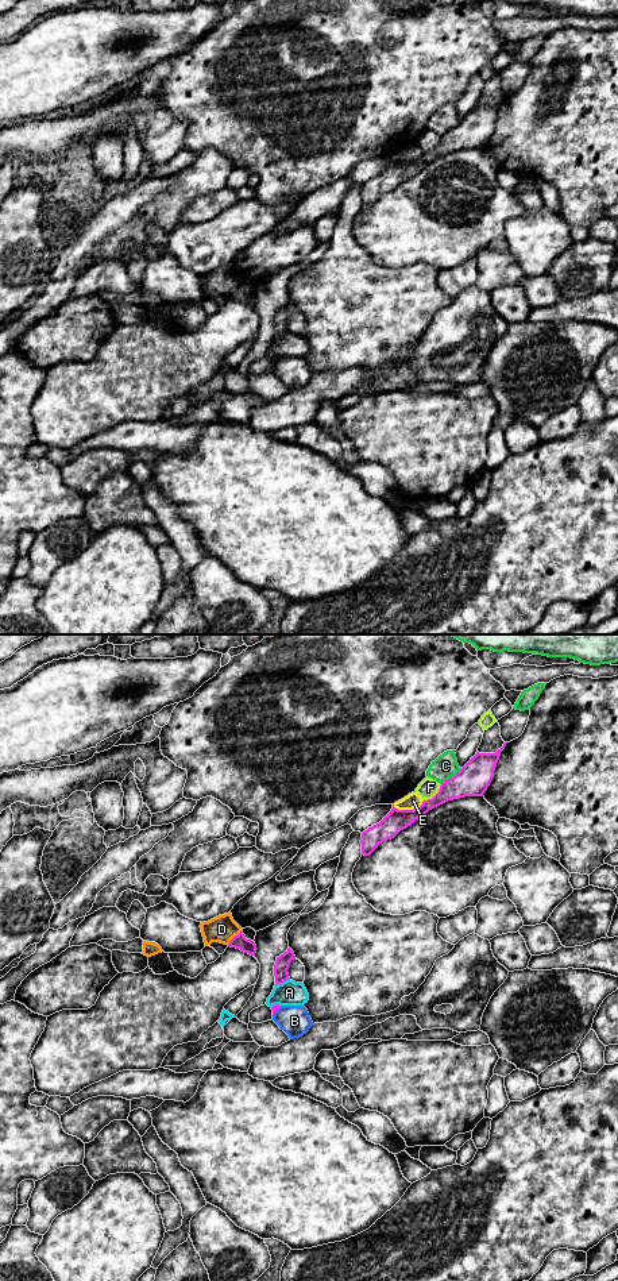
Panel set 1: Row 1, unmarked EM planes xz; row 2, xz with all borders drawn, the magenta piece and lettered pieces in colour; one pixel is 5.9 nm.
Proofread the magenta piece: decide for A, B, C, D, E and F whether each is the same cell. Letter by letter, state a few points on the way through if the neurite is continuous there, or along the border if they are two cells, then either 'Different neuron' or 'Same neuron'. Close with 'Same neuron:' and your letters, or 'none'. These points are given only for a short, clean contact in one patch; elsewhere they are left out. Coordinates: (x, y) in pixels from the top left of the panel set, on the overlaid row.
A: Boundary: xz (289, 977), (275, 984). Different neuron
B: Boundary: xz (281, 1006), (273, 1015). Different neuron
C: Different neuron
D: Boundary: xz (242, 930), (227, 944). Different neuron
E: Boundary: xz (393, 805), (401, 810), (412, 810). Different neuron
F: Different neuron
Same neuron: none

